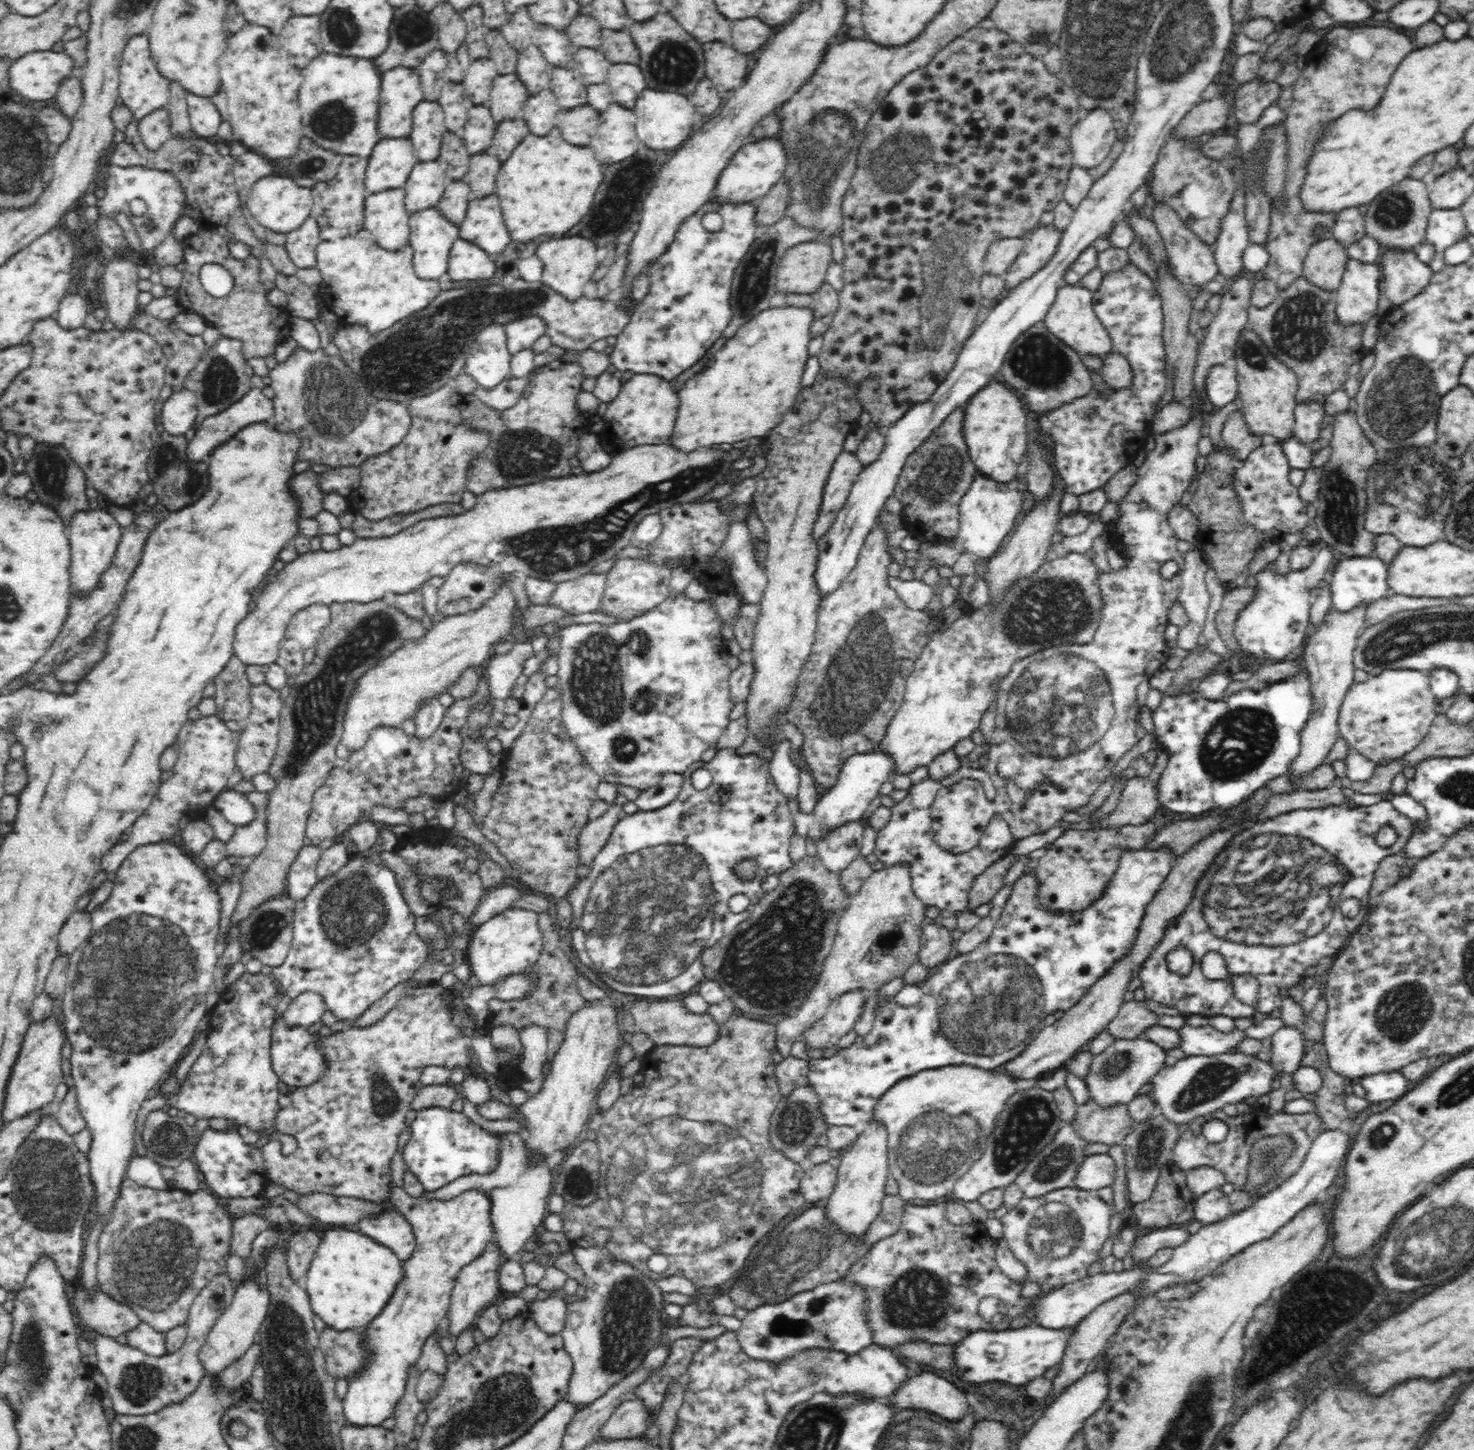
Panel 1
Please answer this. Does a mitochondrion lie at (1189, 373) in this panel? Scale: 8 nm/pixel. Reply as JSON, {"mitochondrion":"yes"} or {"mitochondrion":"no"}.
{"mitochondrion":"no"}

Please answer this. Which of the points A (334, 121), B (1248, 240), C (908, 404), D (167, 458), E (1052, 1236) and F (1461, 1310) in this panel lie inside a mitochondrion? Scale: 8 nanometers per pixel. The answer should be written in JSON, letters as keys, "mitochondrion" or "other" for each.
{"A":"mitochondrion","B":"other","C":"other","D":"mitochondrion","E":"mitochondrion","F":"other"}

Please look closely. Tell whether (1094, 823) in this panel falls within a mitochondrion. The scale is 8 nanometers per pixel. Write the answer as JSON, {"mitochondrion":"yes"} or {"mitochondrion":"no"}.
{"mitochondrion":"no"}

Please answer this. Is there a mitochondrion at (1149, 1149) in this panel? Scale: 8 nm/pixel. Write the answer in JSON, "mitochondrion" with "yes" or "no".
{"mitochondrion":"yes"}

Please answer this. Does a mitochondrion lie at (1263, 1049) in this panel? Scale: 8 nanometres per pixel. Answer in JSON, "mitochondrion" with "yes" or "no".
{"mitochondrion":"no"}

